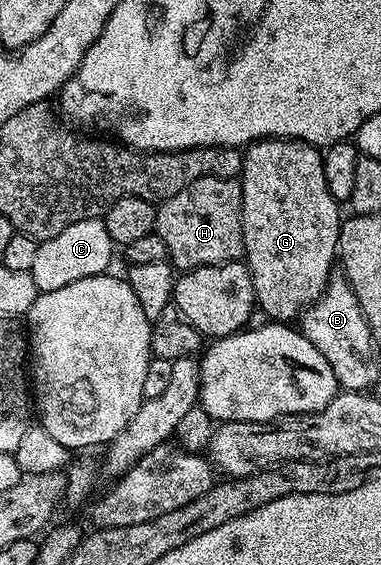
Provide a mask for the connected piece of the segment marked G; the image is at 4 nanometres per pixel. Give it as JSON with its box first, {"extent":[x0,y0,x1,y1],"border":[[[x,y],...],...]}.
{"extent":[240,138,344,324],"border":[[[260,138],[258,139],[258,141],[250,143],[250,145],[245,147],[244,150],[244,157],[242,160],[242,173],[240,175],[240,181],[242,183],[242,231],[244,232],[244,248],[246,249],[244,261],[246,267],[250,270],[250,275],[252,276],[252,288],[254,289],[254,301],[256,303],[257,309],[261,311],[261,313],[263,310],[263,312],[267,314],[265,317],[275,322],[285,322],[287,324],[293,323],[295,319],[297,319],[299,315],[301,315],[303,310],[309,310],[310,307],[313,306],[314,303],[322,297],[322,293],[324,292],[326,283],[329,282],[332,277],[332,271],[330,271],[330,269],[332,269],[333,266],[335,269],[336,259],[339,257],[338,237],[340,236],[340,232],[342,231],[344,214],[341,214],[341,212],[338,211],[341,210],[340,203],[334,199],[334,197],[332,196],[332,192],[328,192],[328,180],[324,180],[324,164],[322,163],[322,155],[323,151],[319,149],[319,147],[309,146],[307,142],[301,142],[300,140],[296,140],[295,138]]]}

